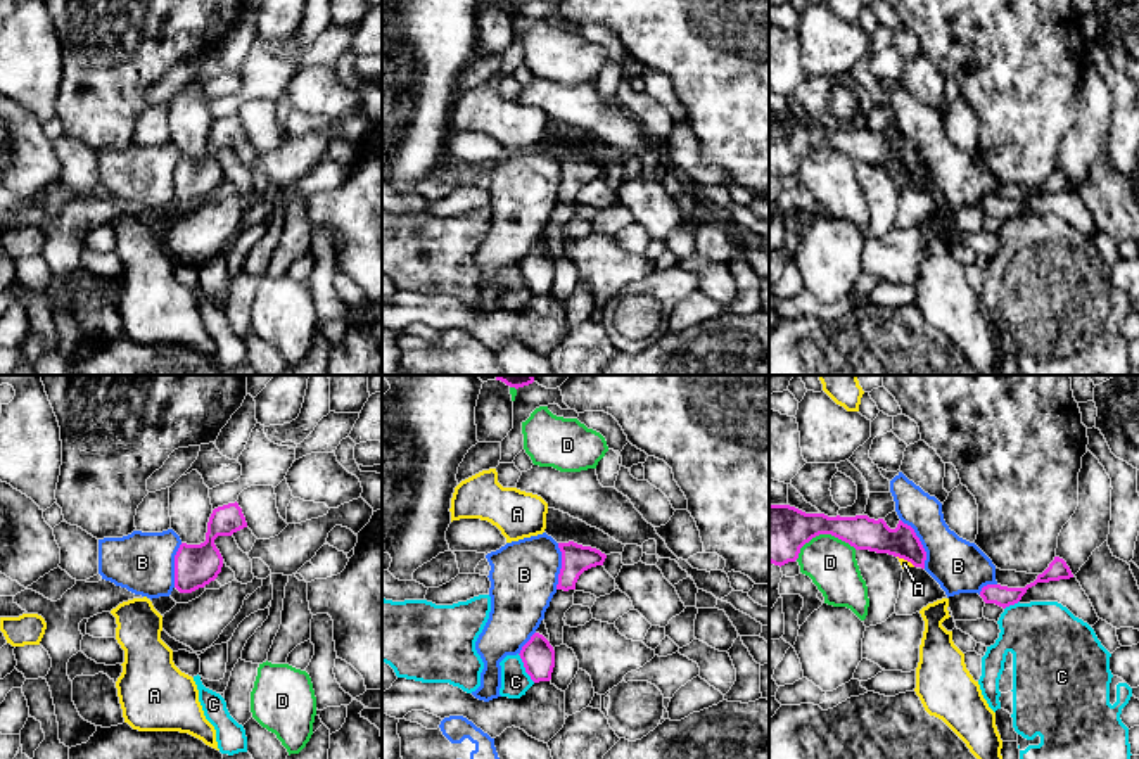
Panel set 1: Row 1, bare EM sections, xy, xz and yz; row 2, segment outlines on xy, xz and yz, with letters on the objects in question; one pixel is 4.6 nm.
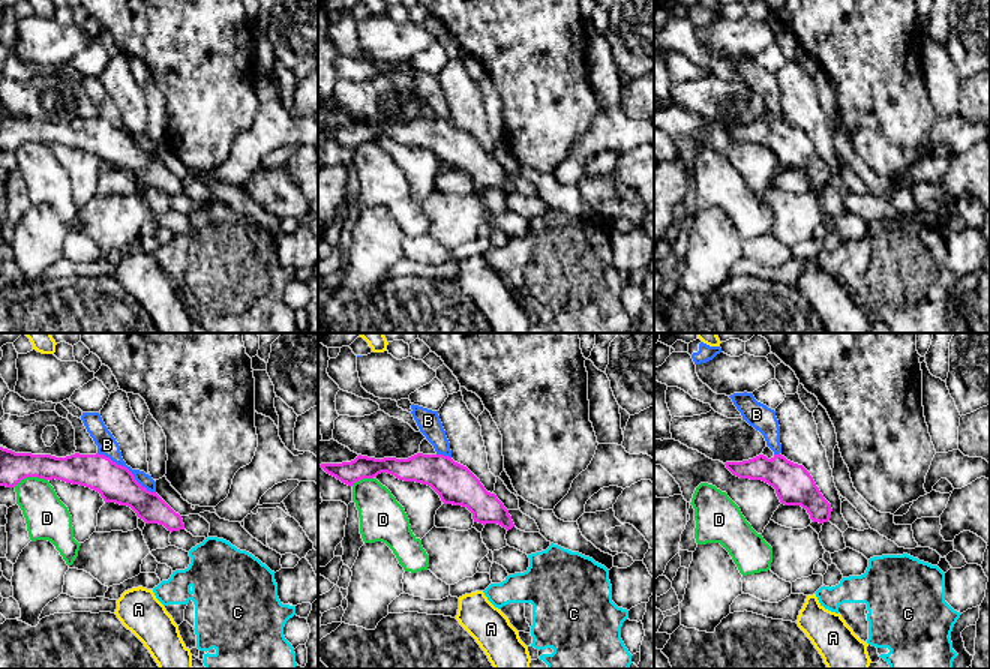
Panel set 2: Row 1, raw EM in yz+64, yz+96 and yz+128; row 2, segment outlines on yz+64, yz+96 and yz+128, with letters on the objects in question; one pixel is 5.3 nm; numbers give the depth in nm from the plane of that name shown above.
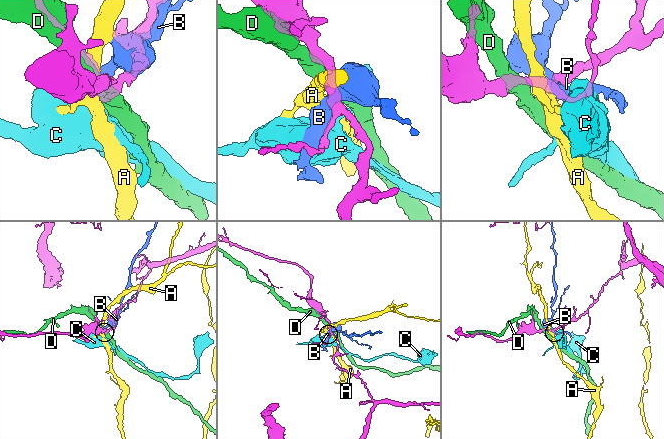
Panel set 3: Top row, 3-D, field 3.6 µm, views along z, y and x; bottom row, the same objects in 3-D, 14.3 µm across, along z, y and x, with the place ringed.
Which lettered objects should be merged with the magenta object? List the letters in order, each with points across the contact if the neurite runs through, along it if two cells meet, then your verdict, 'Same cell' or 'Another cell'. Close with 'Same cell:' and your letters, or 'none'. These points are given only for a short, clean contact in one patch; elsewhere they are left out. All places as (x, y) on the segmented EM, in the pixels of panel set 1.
A: Another cell
B: Another cell
C: Boundary: xz (517, 654), (524, 671), (534, 682). Another cell
D: Another cell
Same cell: none

